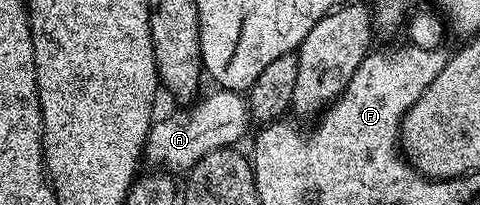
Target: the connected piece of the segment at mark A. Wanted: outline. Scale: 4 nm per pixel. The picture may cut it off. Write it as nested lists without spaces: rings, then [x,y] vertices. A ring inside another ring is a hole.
[[[222,89],[205,95],[192,105],[179,109],[183,111],[175,111],[164,119],[156,118],[152,122],[145,144],[146,162],[155,163],[151,165],[171,173],[186,173],[209,152],[222,147],[235,147],[238,139],[246,137],[247,130],[253,127],[253,116],[246,98],[238,91]]]

